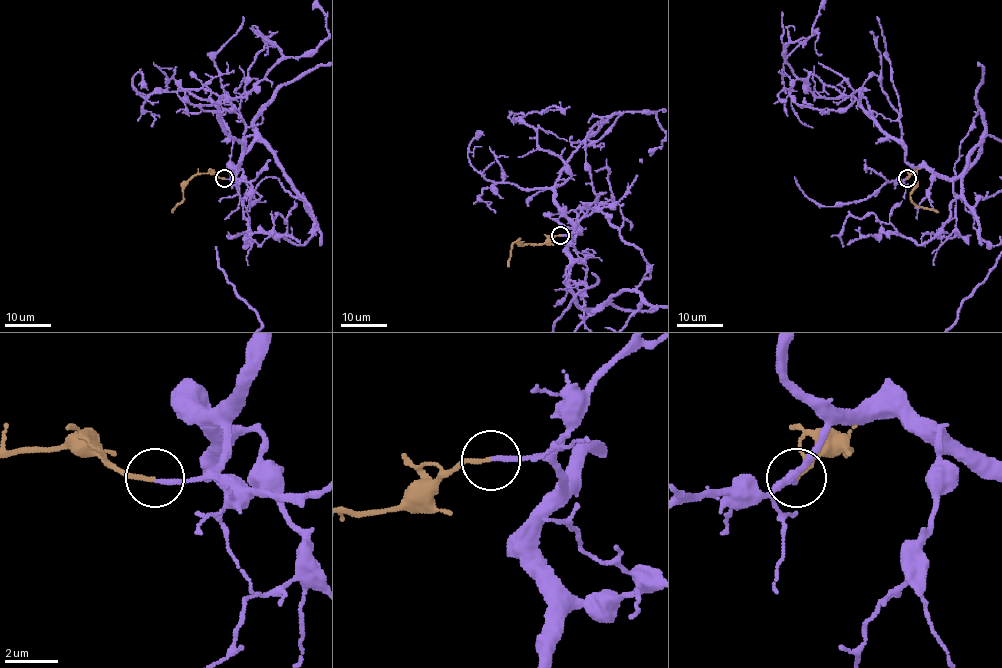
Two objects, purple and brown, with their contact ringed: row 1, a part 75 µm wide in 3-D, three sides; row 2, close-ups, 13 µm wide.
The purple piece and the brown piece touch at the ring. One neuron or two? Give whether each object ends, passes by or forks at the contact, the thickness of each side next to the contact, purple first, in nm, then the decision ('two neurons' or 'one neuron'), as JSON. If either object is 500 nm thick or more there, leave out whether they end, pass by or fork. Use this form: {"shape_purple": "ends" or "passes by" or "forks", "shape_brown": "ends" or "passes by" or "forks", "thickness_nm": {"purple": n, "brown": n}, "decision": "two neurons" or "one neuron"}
{"shape_purple": "ends", "shape_brown": "ends", "thickness_nm": {"purple": 190, "brown": 160}, "decision": "one neuron"}

